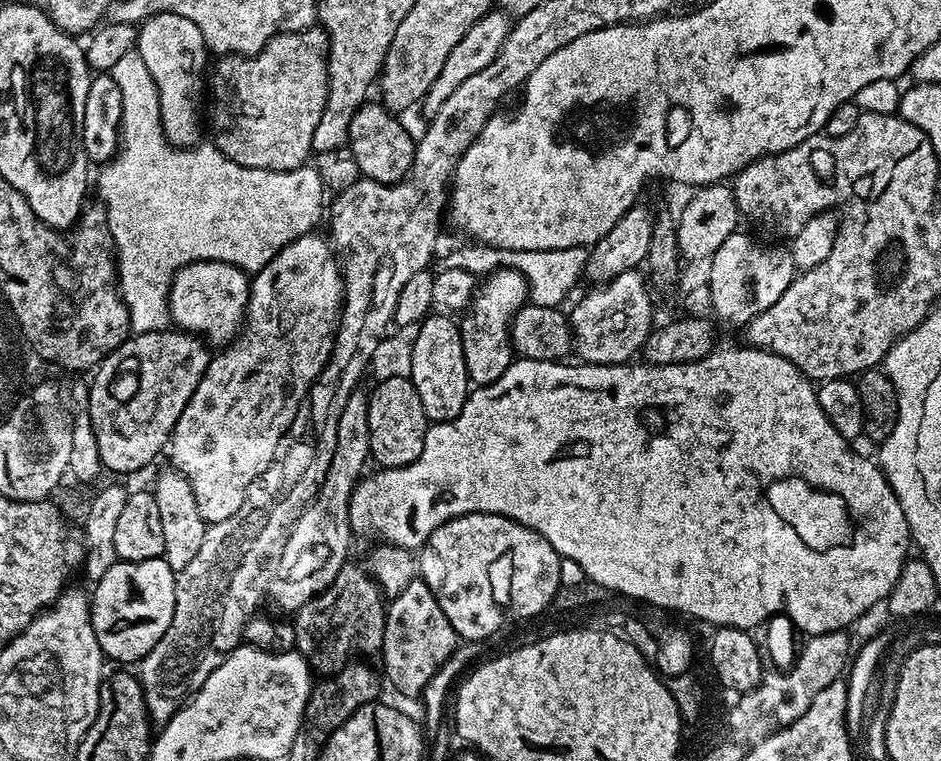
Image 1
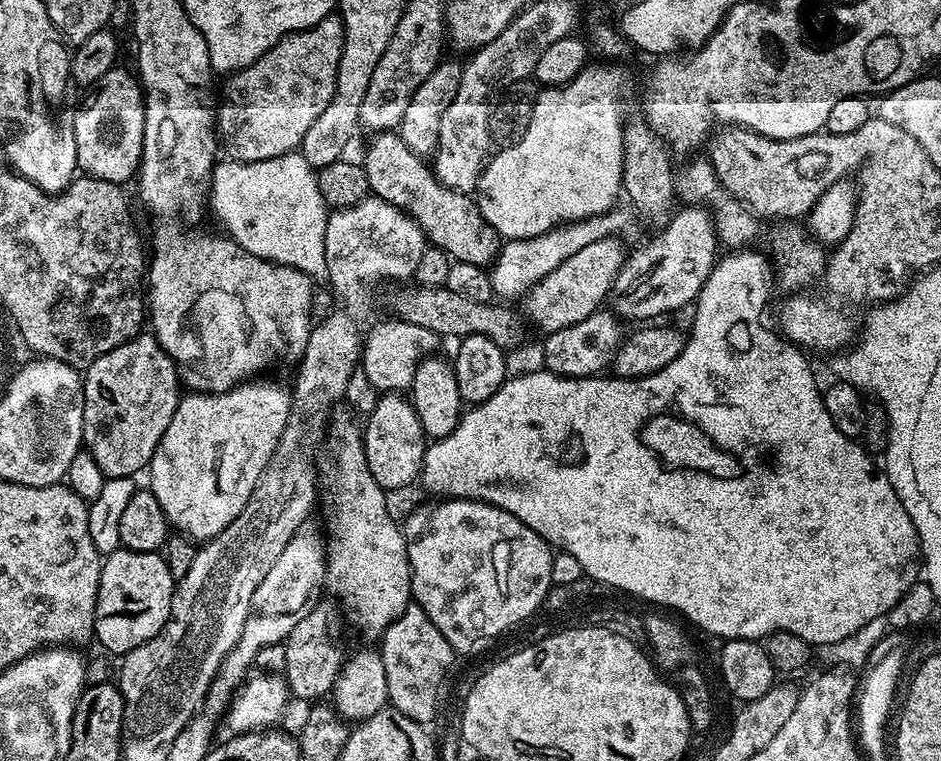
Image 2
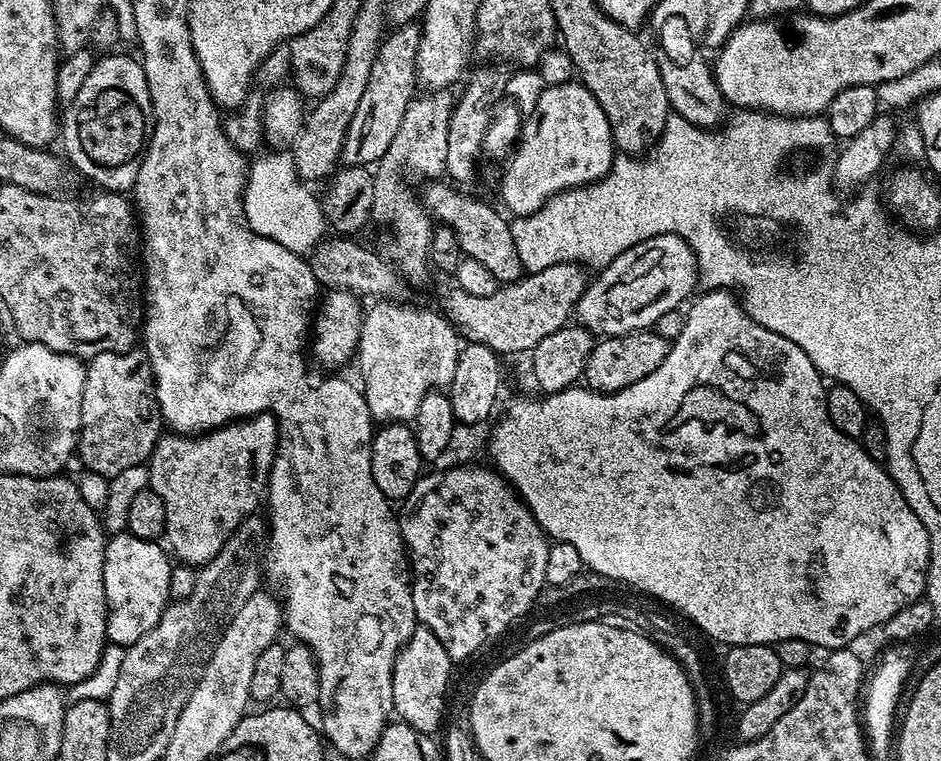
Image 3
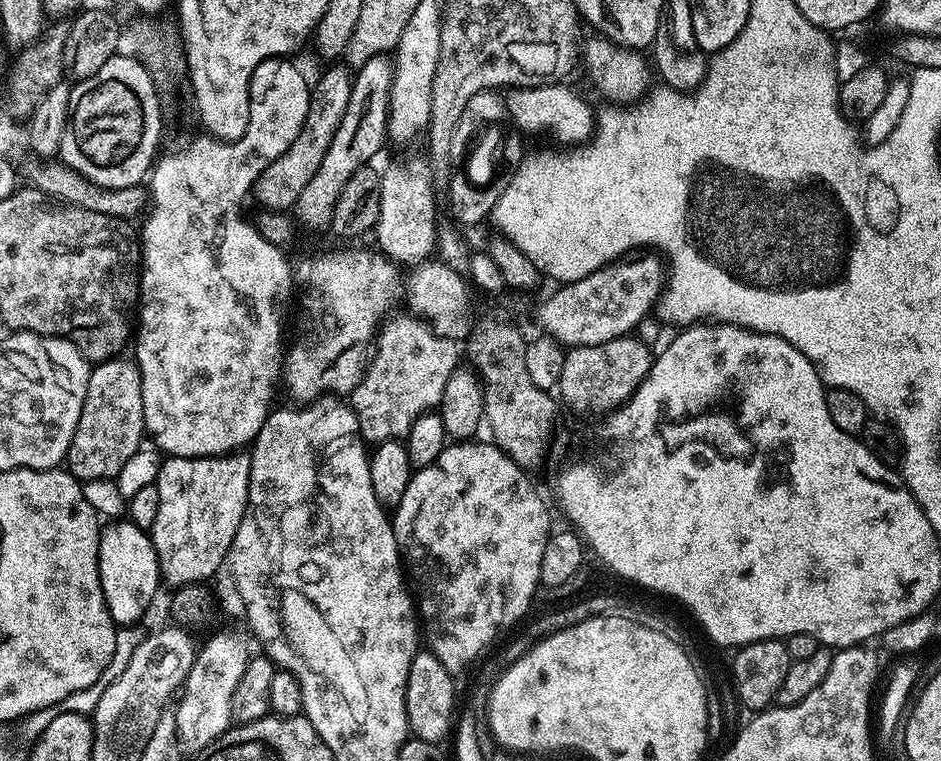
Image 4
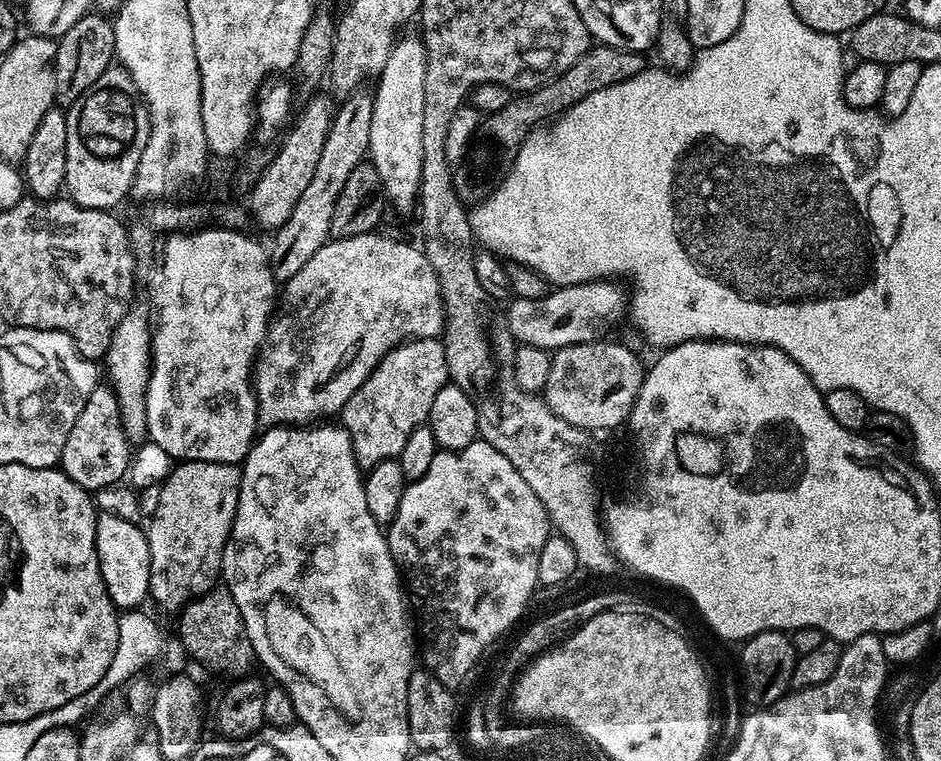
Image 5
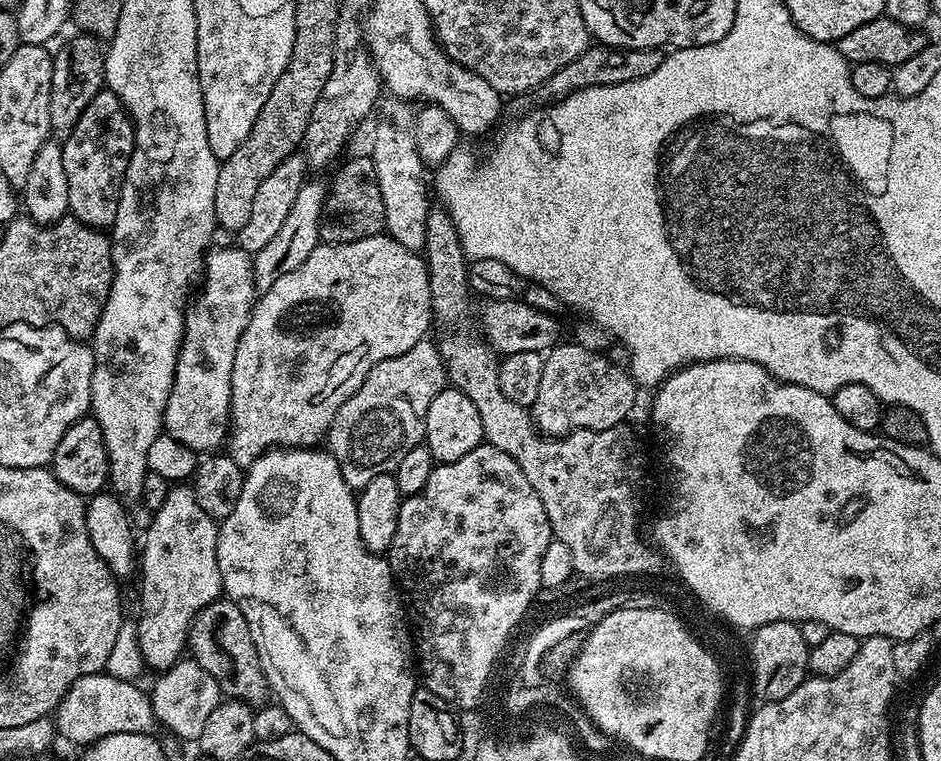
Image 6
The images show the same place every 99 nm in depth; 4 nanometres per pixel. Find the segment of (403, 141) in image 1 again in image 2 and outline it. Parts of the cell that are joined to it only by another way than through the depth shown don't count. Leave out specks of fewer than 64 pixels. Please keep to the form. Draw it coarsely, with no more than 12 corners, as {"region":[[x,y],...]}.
{"region":[[392,130],[371,137],[368,191],[431,247],[488,266],[502,237]]}

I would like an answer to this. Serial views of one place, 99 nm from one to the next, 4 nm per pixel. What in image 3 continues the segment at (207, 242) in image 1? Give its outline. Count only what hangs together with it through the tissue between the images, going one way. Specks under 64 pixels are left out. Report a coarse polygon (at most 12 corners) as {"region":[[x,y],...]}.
{"region":[[291,151],[248,169],[244,213],[259,234],[308,254],[325,239],[318,196]]}

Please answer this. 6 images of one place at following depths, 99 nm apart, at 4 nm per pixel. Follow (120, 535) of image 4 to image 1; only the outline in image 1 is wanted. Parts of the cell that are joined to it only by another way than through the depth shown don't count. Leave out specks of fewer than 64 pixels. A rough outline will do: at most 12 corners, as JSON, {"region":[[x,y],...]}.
{"region":[[117,560],[91,609],[105,657],[143,660],[174,614],[165,560]]}

